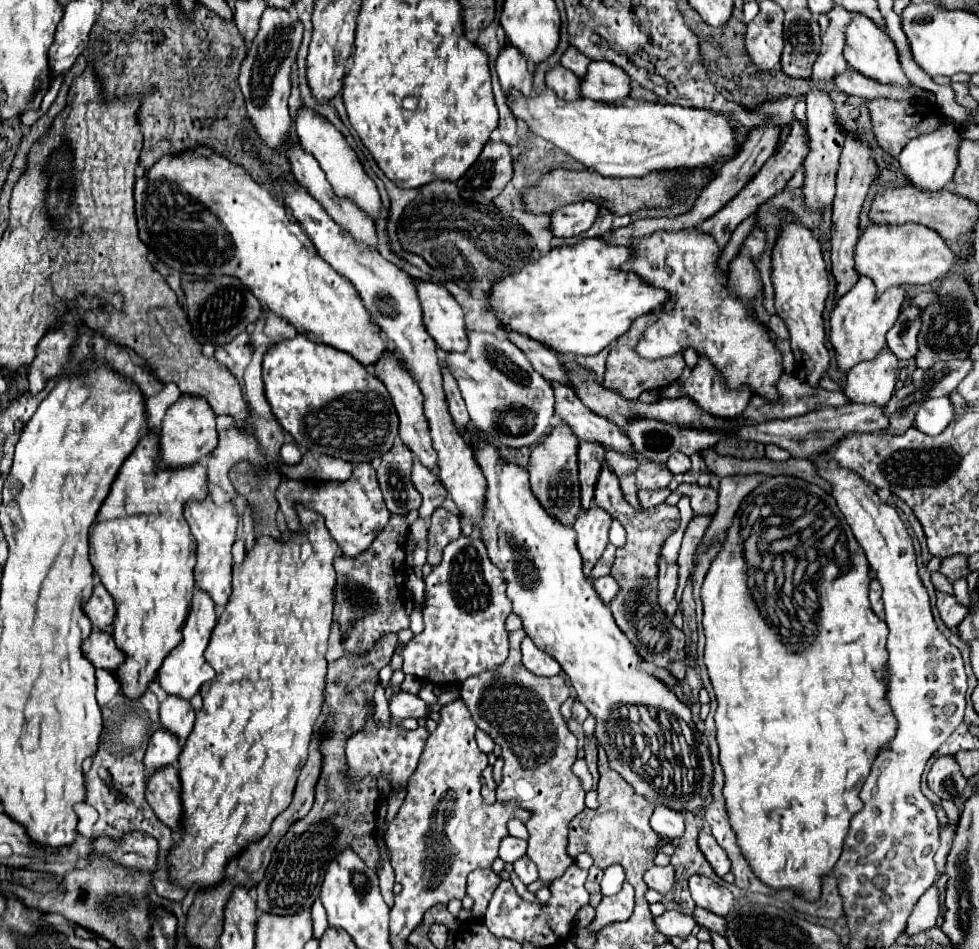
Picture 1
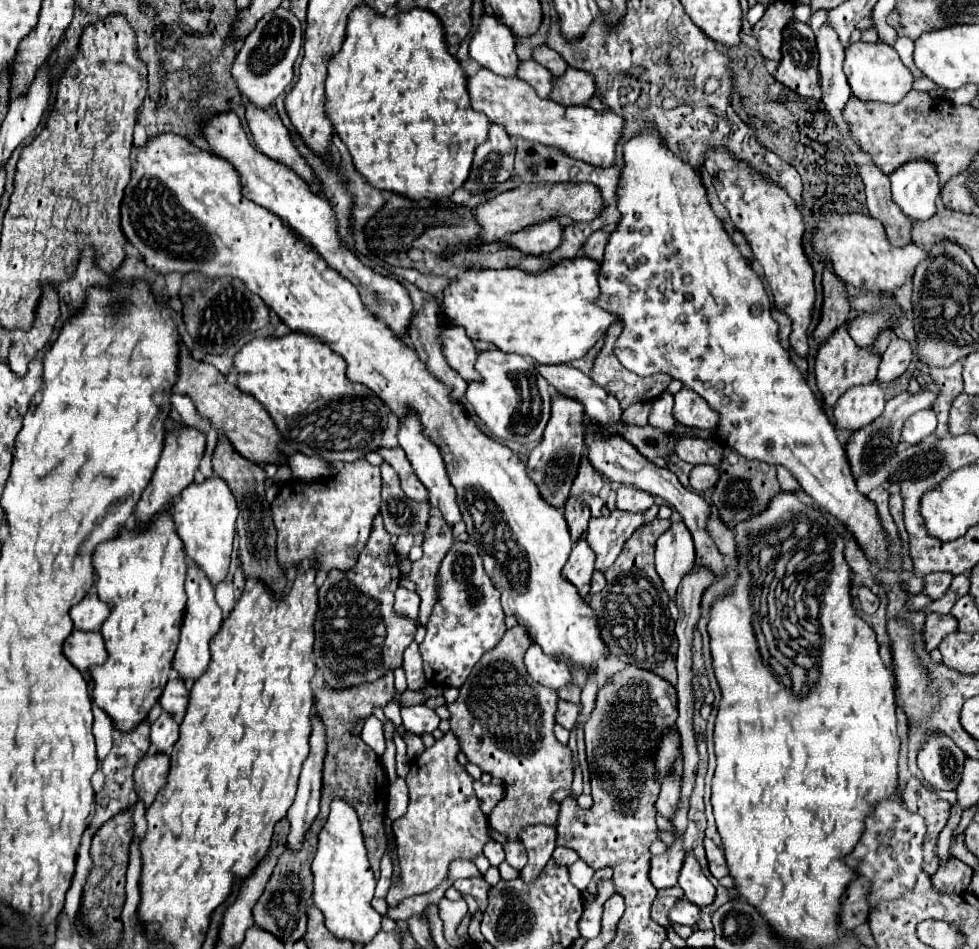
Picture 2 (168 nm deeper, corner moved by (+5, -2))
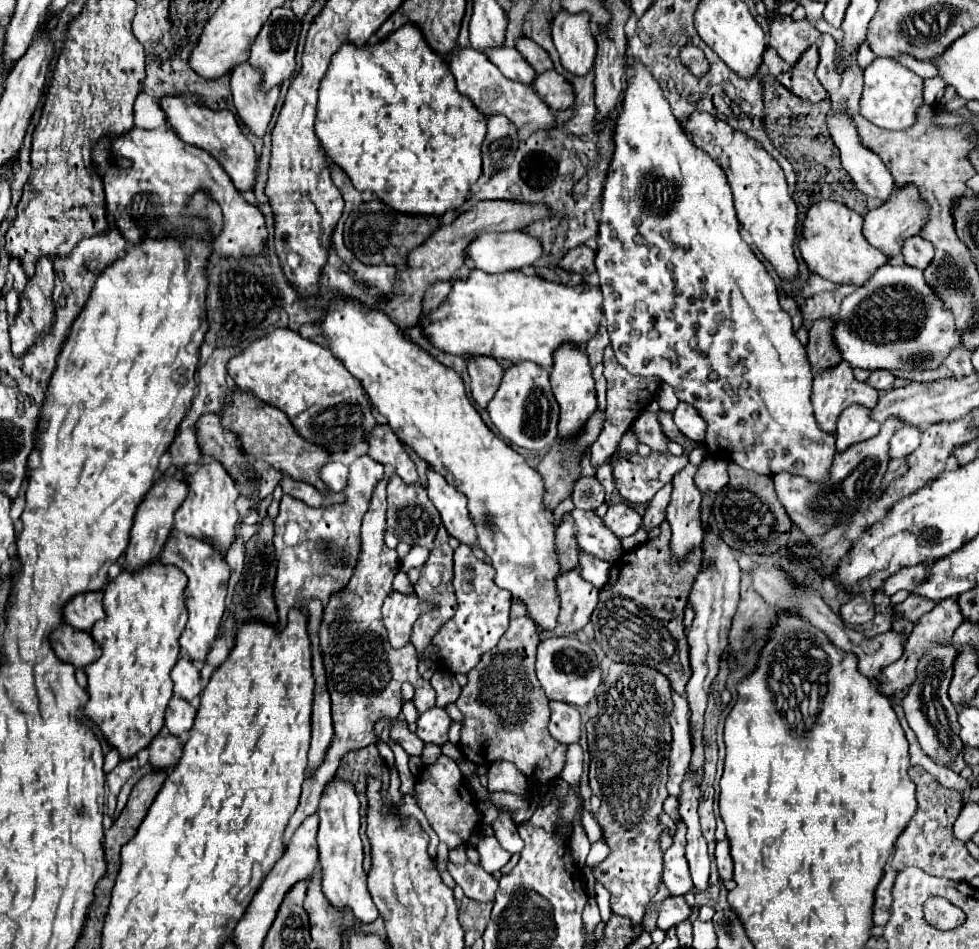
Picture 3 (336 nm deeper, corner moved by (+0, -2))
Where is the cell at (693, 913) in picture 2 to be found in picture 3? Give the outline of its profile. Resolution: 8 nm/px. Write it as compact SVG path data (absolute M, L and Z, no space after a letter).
M668 897L660 905L660 917L658 917L658 929L668 931L670 927L686 921L692 915L692 907L684 901L684 897Z

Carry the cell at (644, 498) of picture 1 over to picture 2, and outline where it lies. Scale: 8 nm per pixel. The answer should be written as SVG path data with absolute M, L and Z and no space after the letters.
M611 511L611 515L591 517L587 527L587 543L595 551L595 569L605 571L623 549L623 543L641 525L643 513L621 513Z

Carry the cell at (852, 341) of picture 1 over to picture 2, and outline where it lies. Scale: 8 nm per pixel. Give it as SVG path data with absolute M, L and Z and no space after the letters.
M847 325L839 327L821 347L815 359L815 379L817 379L817 387L823 395L823 403L829 409L833 409L833 405L837 403L837 399L851 387L855 385L867 385L867 383L875 383L877 379L877 365L879 365L879 357L873 355L871 349L857 349L853 339L847 335Z

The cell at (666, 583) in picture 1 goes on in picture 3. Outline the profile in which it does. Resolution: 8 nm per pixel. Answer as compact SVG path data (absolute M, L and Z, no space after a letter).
M688 463L674 477L674 491L668 505L668 523L672 527L670 553L676 561L684 561L684 557L700 547L700 499L702 493L694 485L696 465Z

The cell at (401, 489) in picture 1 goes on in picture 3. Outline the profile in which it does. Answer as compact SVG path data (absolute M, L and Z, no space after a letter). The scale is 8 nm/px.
M392 475L388 481L388 519L386 531L396 535L400 541L408 545L422 545L432 549L432 541L436 537L438 527L442 525L434 503L428 499L426 489L422 485L406 485L398 475Z

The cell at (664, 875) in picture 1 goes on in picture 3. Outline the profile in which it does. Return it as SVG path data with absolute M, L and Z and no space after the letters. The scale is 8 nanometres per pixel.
M678 817L672 845L670 849L664 851L662 883L666 885L670 895L684 895L692 891L692 879L690 879L686 857L684 857L684 847L686 847L686 823L682 817Z

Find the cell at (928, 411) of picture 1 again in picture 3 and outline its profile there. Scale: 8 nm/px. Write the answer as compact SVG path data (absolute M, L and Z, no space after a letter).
M904 425L896 437L890 441L890 457L904 457L910 455L918 445L920 445L922 431L914 425Z

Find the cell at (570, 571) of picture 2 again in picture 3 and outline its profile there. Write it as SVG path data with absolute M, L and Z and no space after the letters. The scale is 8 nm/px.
M578 567L560 573L556 585L562 601L560 627L556 627L556 635L572 635L590 621L590 615L598 605L598 589L582 579Z

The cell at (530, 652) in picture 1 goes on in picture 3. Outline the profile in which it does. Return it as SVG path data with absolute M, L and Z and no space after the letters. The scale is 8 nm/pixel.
M576 635L544 639L538 645L536 675L548 699L556 699L556 701L572 703L572 705L588 705L590 699L596 697L596 689L602 681L596 653L586 643L582 643Z

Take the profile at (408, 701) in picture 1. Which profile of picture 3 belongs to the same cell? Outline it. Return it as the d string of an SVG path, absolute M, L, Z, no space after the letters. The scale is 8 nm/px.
M432 707L428 711L424 711L416 725L416 735L424 741L424 743L436 743L442 745L448 741L448 727L450 727L450 717L442 707Z

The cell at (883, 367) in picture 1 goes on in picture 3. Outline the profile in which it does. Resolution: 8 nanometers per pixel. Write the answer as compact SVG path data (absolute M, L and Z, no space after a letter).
M850 405L838 417L836 449L844 451L854 443L866 441L880 431L880 423L870 417L872 409L864 405Z

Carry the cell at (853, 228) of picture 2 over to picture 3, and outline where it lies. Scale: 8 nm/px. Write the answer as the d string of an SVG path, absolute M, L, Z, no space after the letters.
M814 203L802 223L802 241L798 243L808 269L838 285L864 285L874 275L874 271L886 265L890 259L866 241L862 235L862 225L864 217L842 203Z

